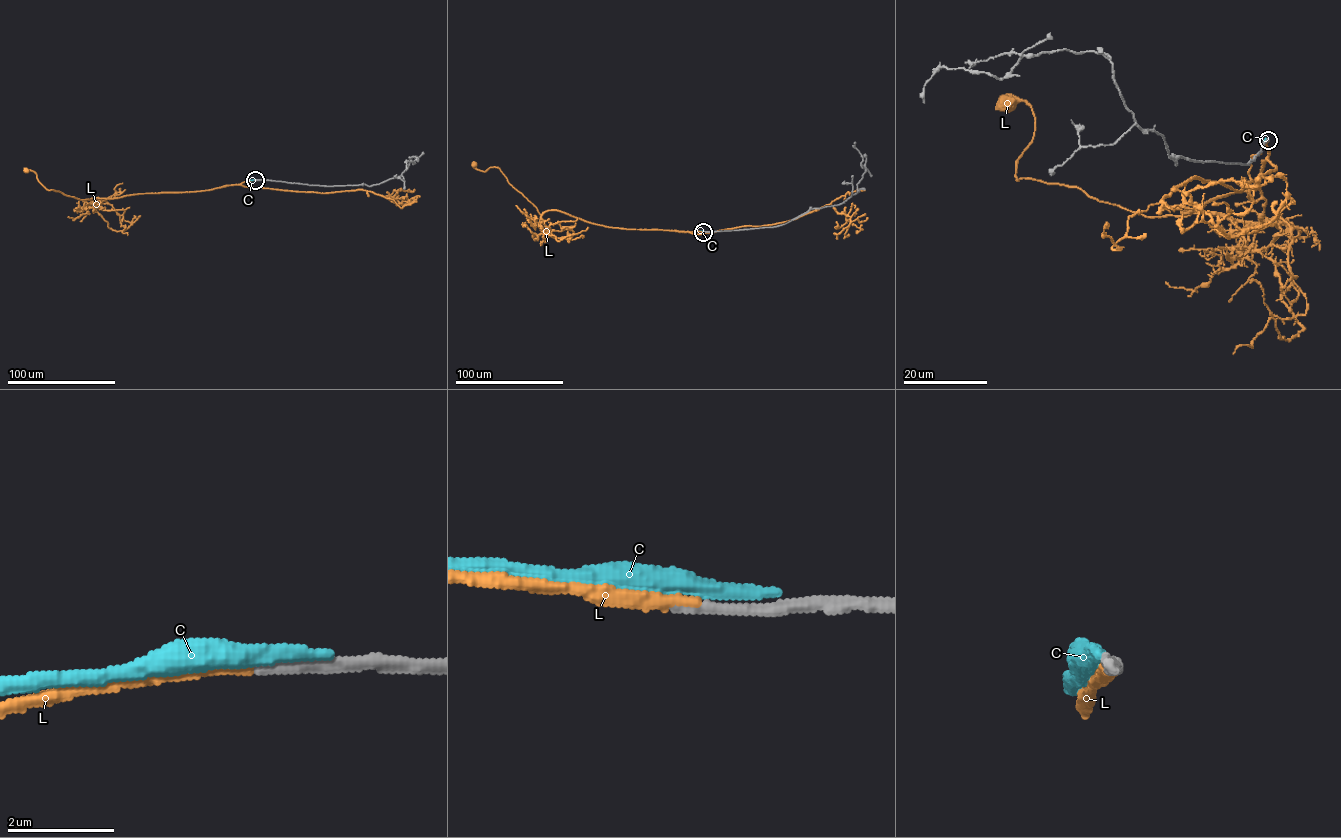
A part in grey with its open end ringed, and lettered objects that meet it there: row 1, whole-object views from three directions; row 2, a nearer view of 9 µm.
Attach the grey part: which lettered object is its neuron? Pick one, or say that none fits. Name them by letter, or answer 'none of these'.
L

